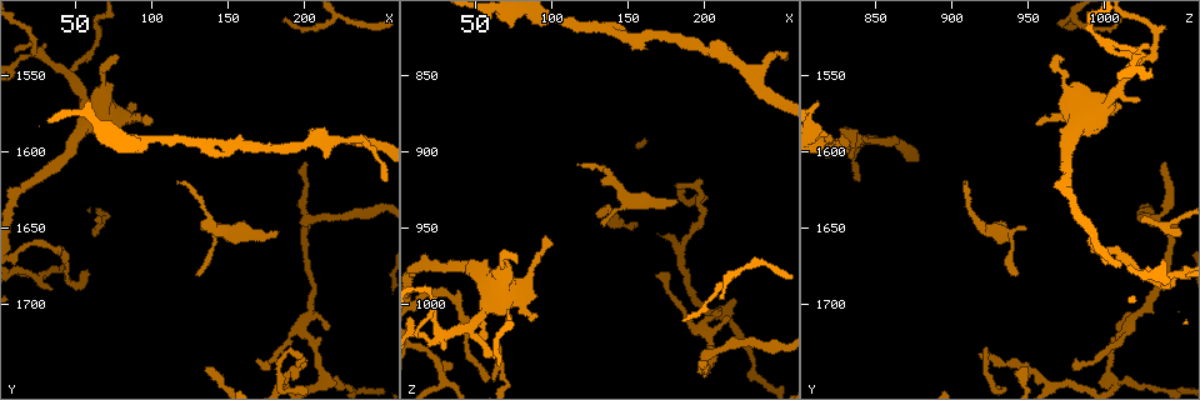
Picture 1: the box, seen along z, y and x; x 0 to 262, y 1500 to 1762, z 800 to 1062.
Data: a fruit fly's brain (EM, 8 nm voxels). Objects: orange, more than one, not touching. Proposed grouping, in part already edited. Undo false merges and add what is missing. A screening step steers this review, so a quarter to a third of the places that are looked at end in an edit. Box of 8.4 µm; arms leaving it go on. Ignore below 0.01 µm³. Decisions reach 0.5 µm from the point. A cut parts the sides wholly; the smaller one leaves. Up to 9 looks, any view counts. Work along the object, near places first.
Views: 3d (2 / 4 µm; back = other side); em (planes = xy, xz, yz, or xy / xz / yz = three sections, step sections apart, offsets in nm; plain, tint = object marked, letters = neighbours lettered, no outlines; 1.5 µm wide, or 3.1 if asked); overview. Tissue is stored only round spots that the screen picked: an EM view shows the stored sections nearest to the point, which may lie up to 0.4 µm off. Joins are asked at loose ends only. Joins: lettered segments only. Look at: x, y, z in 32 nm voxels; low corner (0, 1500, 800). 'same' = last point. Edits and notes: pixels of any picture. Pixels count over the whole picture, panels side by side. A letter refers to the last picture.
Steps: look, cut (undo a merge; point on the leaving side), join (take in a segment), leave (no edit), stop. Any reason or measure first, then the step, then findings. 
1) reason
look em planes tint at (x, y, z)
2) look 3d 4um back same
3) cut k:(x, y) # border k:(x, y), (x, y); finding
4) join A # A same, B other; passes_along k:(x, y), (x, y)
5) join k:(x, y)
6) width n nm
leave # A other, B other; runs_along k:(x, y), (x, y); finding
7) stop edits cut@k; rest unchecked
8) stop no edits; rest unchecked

sharp bend
look em yz step 8 letters at (182, 1738, 924)

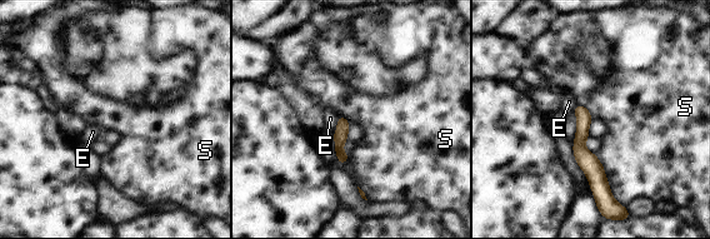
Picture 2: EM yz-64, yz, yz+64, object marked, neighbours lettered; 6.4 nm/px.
look em planes letters same

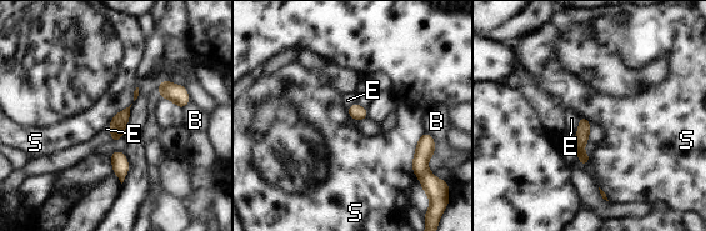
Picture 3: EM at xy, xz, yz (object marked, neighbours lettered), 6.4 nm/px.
longest_contact S 300 nm
leave # B other, E other, S other; runs_along 3:(581, 120), (580, 152), (582, 160); continuous, no second cell

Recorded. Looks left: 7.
tapers out
look em xy step 8 tint at (116, 1620, 910)

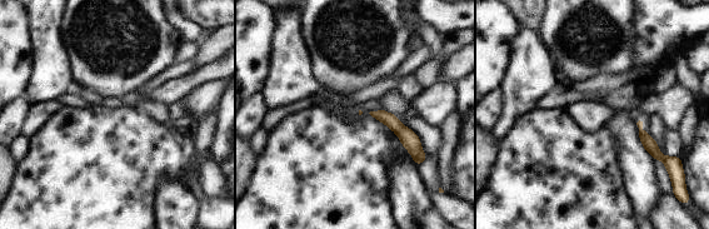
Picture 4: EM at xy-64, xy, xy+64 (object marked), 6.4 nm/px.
cut it another way
look em xz step 8 letters same

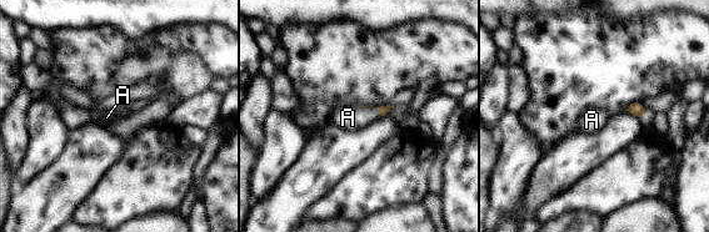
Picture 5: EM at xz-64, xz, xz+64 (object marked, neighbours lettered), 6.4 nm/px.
longest_contact A 80 nm
join A # A same; passes_along 5:(383, 110), (378, 110), (348, 117); the cell continues

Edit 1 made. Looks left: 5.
three arms meet
look em xz step 8 letters at (48, 1550, 1014)

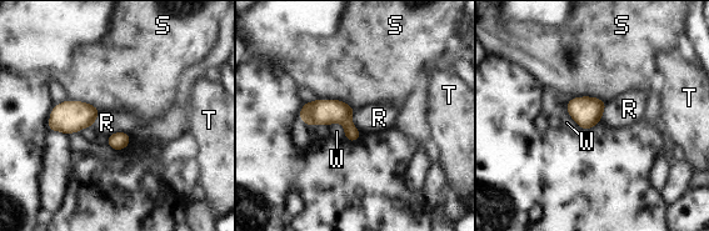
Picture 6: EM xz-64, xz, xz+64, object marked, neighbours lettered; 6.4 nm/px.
leave # R other, S other, T other, W other; all the same cell

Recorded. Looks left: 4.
thin end
look 3d 4um at (200, 1608, 1040)

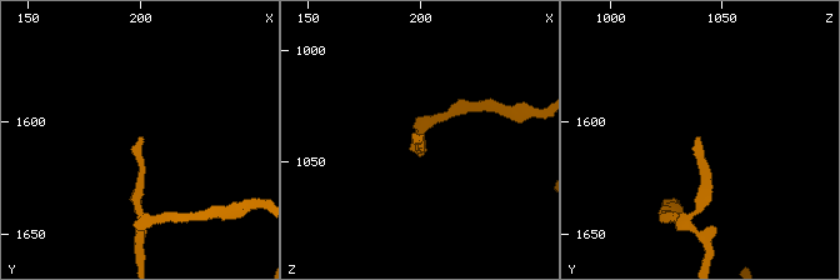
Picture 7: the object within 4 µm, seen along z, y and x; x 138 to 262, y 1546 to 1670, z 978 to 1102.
look em xy step 4 letters at (201, 1608, 1040)

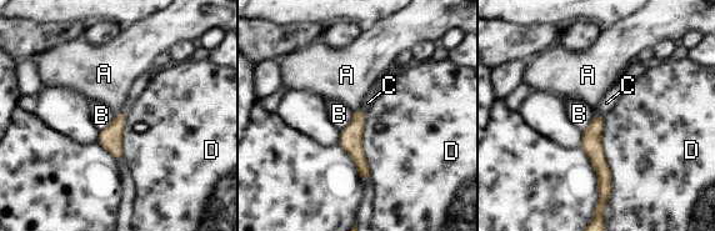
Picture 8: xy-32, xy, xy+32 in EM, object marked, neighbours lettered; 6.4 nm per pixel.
width 120 nm; longest_contact D 500 nm
join A # A same, B other, C other, D other; the cell continues

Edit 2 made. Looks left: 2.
stop edits join@5, join@8; rest unchecked

